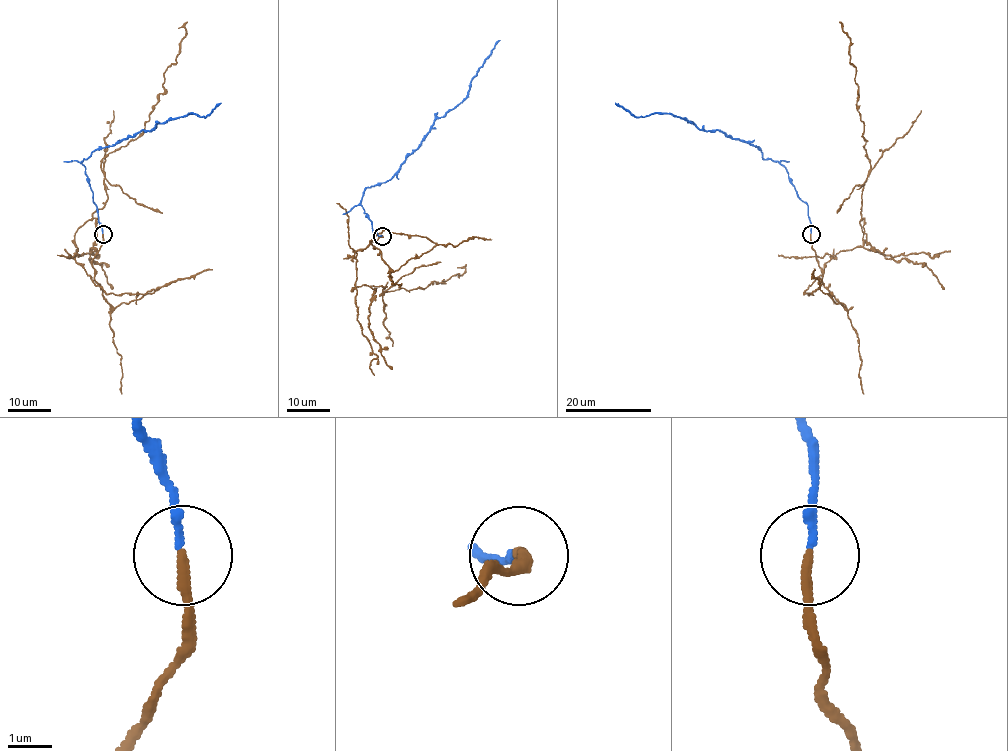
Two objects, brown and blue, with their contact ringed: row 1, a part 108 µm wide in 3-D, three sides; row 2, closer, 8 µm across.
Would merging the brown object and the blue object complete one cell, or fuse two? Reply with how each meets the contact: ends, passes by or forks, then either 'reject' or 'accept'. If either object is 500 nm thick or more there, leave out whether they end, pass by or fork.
brown ends; blue ends; reject

